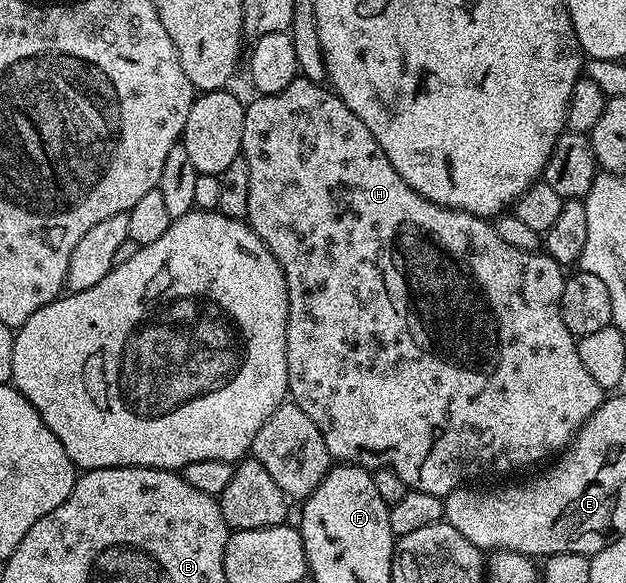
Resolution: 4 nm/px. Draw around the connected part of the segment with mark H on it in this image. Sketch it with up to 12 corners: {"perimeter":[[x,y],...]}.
{"perimeter":[[321,82],[245,104],[288,395],[445,497],[604,392],[567,280]]}

